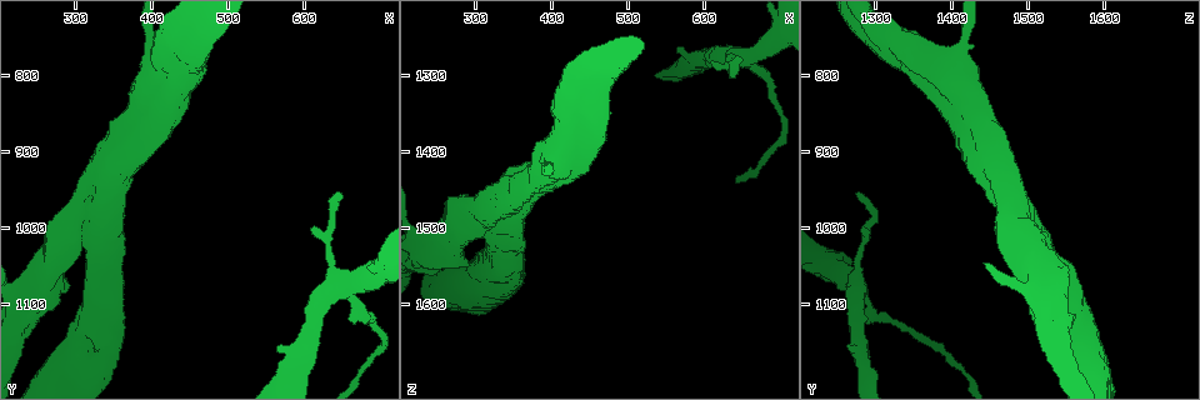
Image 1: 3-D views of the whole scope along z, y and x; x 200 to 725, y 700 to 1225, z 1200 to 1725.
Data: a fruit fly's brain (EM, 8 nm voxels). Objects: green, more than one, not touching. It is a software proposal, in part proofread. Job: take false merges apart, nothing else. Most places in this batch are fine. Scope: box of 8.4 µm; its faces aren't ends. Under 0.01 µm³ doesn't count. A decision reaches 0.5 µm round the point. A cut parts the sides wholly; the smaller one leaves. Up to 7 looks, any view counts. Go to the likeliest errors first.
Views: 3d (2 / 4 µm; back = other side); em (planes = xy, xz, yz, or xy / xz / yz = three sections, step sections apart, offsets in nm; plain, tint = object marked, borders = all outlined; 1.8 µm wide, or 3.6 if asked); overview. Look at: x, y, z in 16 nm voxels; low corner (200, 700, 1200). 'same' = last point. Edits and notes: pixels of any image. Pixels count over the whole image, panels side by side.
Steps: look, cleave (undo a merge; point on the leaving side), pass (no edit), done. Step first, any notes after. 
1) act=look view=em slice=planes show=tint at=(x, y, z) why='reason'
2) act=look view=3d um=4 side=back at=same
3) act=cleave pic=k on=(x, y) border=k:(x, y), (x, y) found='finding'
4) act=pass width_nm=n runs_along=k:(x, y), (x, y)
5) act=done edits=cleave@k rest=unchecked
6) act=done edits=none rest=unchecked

act=look view=3d um=4 at=(665, 1075, 1275) why='four arms meet'

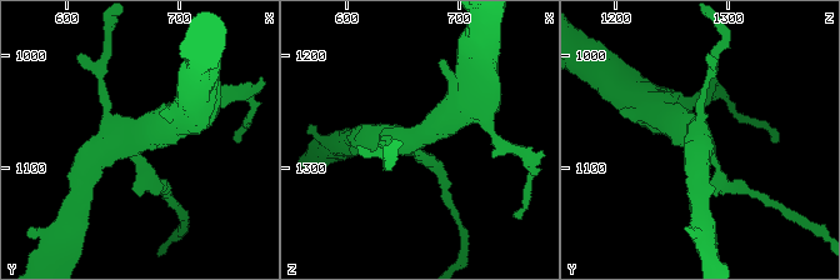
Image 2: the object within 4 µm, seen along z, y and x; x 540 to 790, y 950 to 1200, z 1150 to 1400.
act=look view=em slice=planes show=plain at=(662, 1078, 1274) arms=4

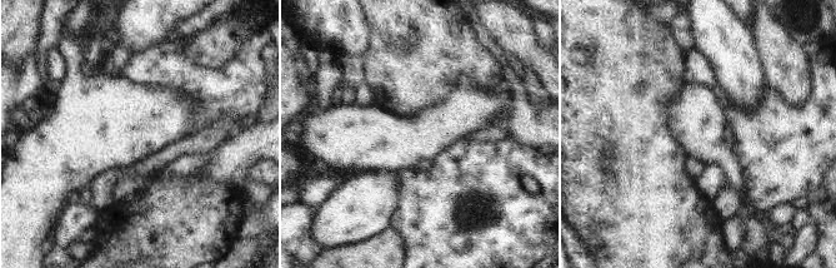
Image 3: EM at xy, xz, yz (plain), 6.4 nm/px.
act=look view=em slice=planes show=tint at=same

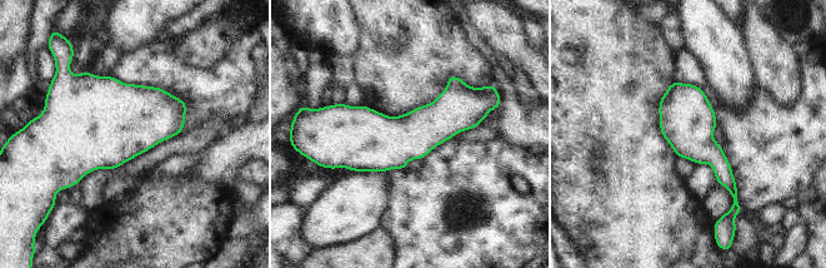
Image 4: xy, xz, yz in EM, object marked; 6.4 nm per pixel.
act=pass width_nm=340 found='one neuron here'

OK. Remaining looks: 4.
act=look view=3d um=4 at=(285, 1005, 1485) why='touches itself'

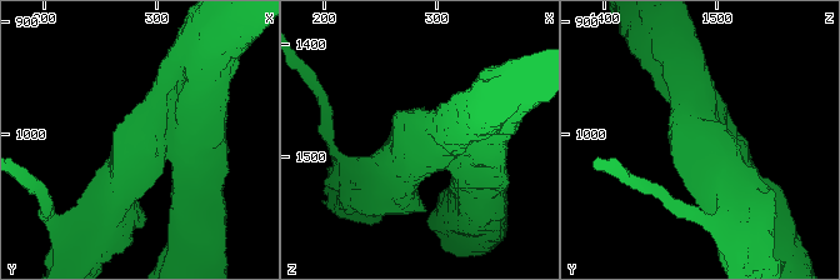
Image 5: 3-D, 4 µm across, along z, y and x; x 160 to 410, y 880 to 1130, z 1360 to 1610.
act=look view=em um=3.6 slice=planes show=tint at=(288, 1002, 1480)

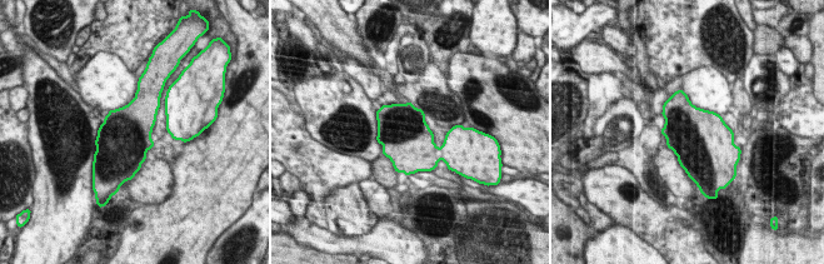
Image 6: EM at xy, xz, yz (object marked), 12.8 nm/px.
act=cleave pic=6 on=(422, 154) border=6:(438, 149), (440, 159) found='a second neuron is stuck on'

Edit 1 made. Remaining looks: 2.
act=done edits=cleave@6 rest=unchecked

